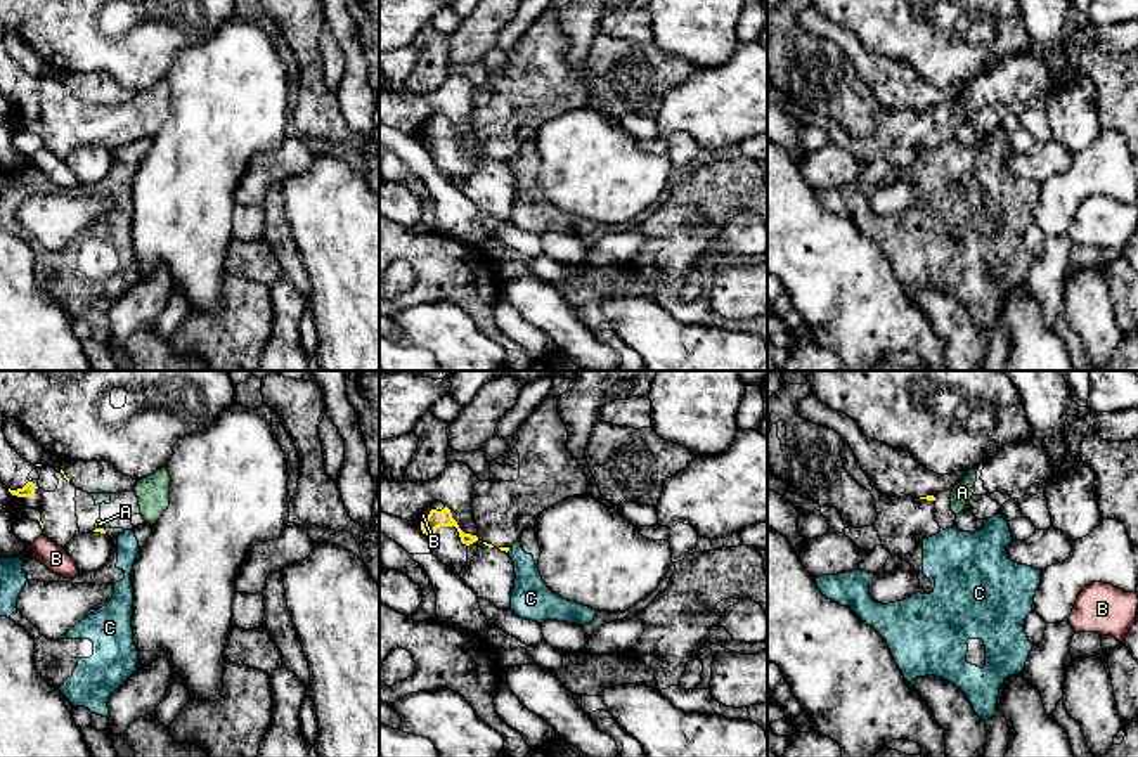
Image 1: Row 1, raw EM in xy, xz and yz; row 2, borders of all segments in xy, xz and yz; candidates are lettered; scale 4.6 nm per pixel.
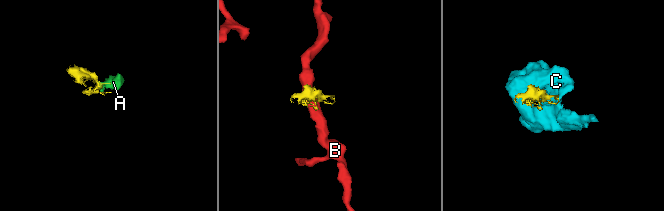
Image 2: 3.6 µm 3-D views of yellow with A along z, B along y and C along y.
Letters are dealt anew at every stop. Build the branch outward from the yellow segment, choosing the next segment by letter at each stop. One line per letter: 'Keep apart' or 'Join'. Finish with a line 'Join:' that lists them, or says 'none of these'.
A: Join
B: Keep apart
C: Keep apart
Join: A

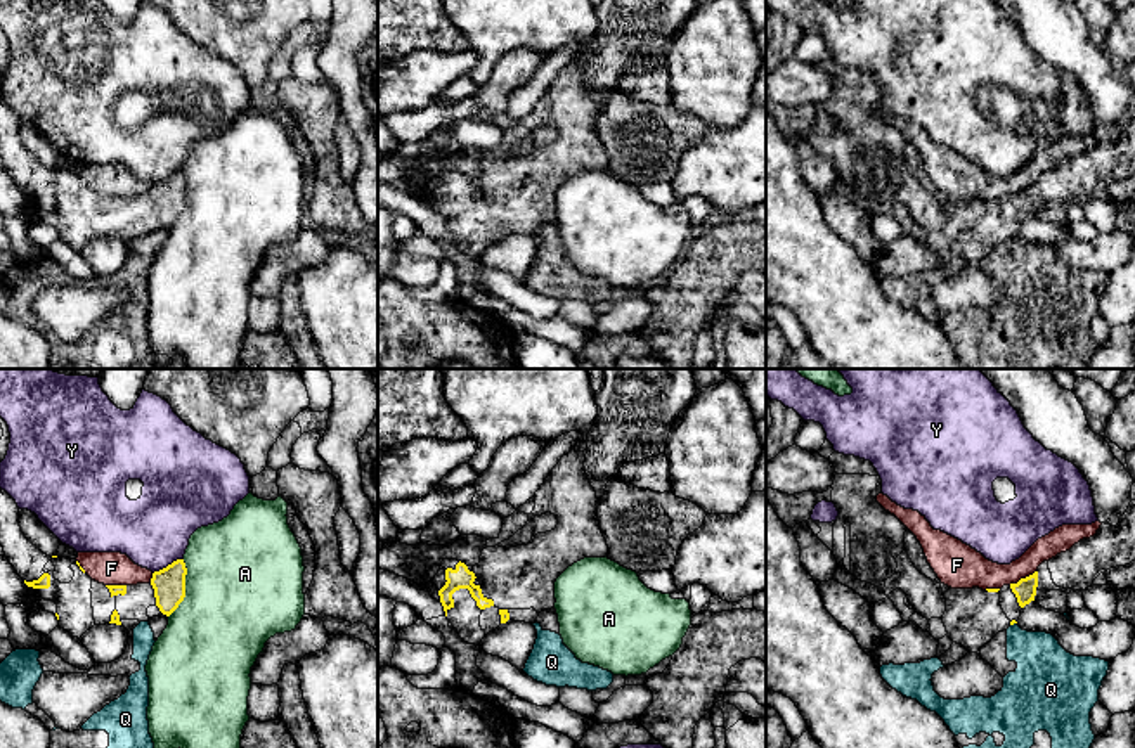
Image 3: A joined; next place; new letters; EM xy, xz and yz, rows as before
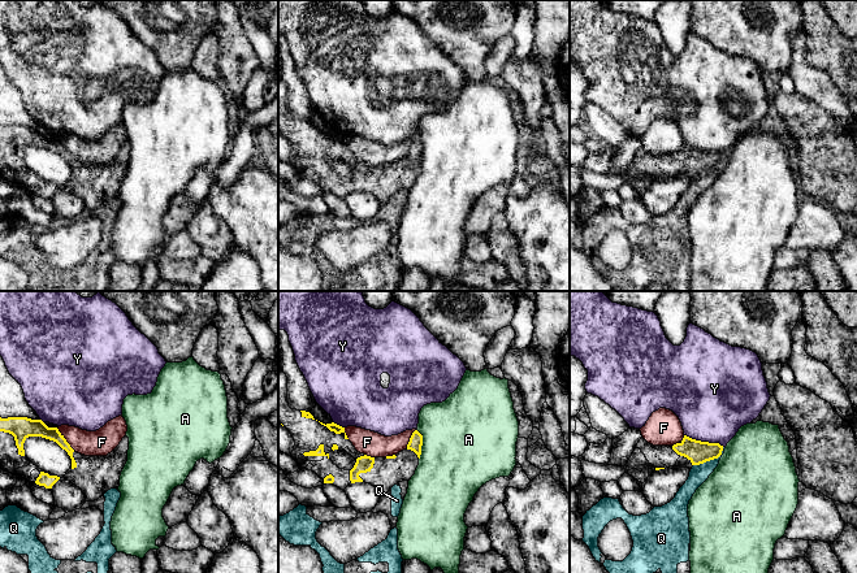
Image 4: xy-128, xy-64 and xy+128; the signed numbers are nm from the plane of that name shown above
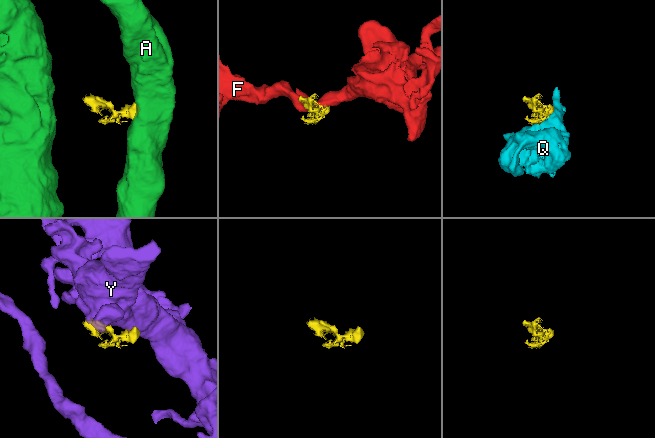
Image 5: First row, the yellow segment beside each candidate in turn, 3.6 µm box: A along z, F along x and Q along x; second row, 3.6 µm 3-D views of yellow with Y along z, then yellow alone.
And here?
A: Keep apart
F: Keep apart
Q: Keep apart
Y: Keep apart
Join: none of these

